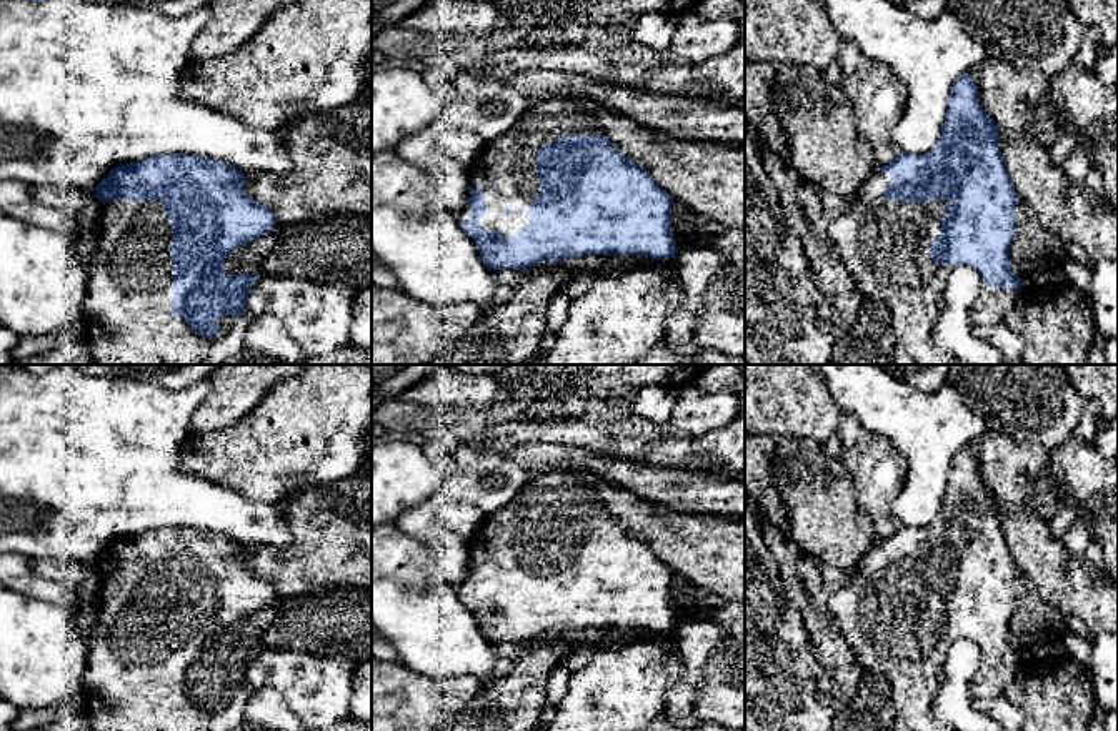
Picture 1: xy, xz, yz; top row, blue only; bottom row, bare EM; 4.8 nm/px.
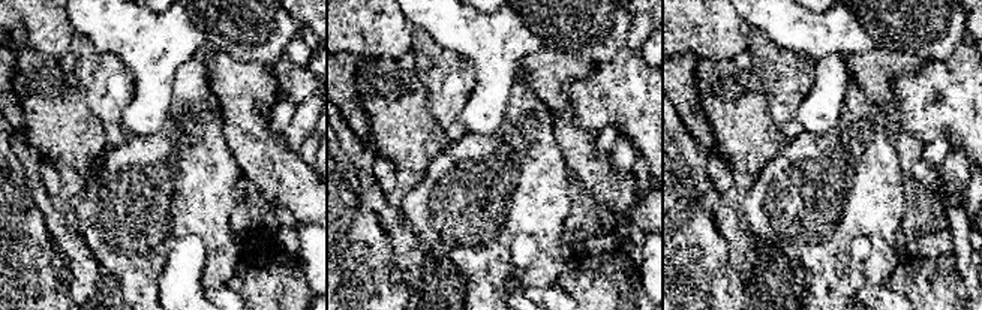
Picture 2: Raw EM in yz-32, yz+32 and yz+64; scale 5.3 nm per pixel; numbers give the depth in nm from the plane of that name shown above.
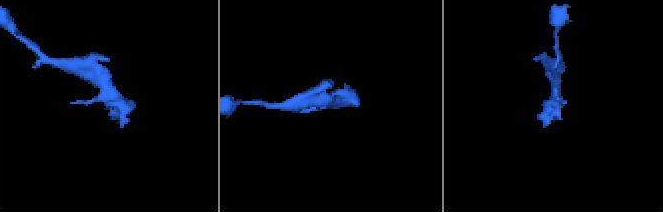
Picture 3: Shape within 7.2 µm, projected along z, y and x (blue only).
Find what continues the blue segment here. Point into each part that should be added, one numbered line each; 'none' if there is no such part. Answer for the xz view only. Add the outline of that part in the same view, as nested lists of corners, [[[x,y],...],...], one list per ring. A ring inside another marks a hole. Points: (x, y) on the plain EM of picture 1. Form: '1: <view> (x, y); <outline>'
1: xz (507, 542); [[[548,470],[530,476],[522,491],[500,511],[483,518],[468,540],[472,563],[485,564],[490,583],[480,591],[487,604],[518,609],[530,598],[528,583],[540,566],[538,523],[563,508],[605,508],[583,475]]]

